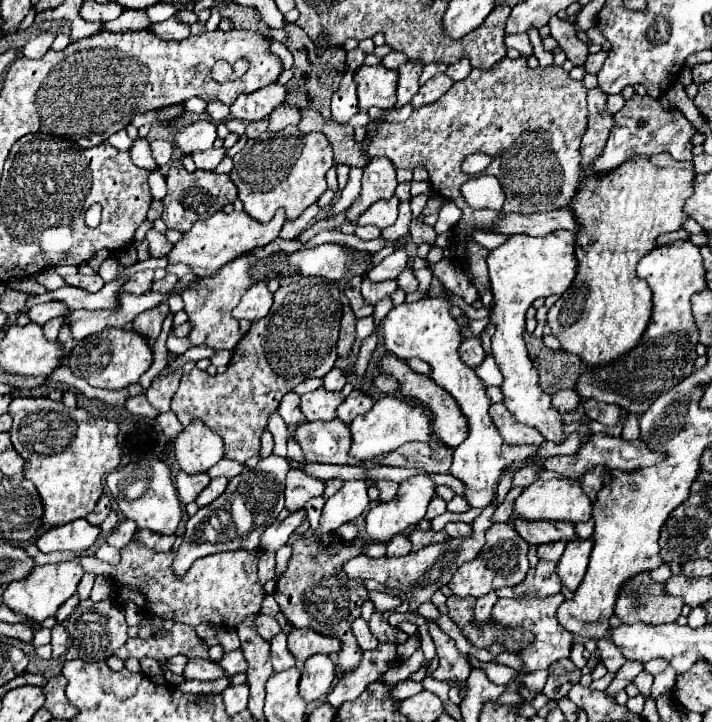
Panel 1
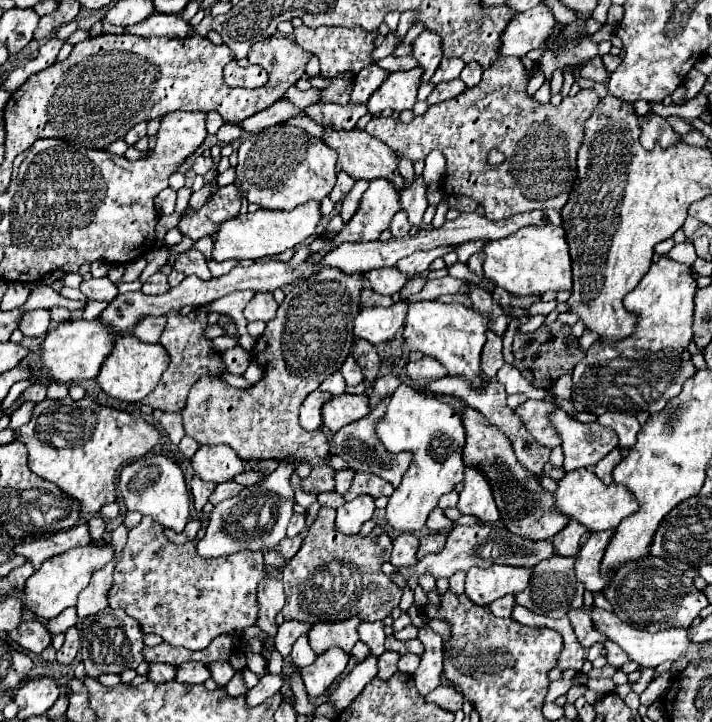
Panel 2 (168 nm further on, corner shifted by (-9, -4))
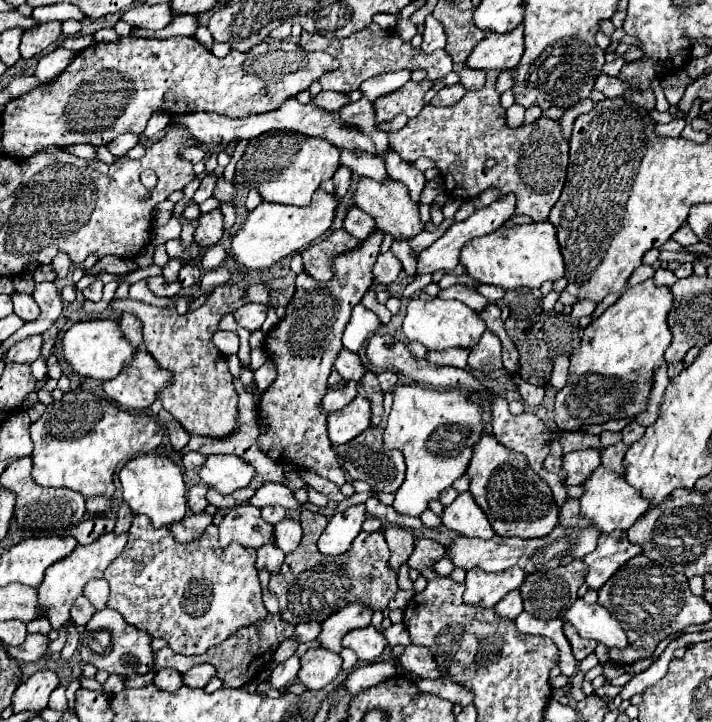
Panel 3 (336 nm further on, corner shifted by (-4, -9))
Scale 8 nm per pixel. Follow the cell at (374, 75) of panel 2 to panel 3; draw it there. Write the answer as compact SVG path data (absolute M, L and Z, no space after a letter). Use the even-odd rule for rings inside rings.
M392 71L392 73L382 73L382 75L376 75L368 81L362 83L362 93L366 99L378 99L378 97L384 97L388 93L394 93L398 91L406 81L410 81L410 71Z

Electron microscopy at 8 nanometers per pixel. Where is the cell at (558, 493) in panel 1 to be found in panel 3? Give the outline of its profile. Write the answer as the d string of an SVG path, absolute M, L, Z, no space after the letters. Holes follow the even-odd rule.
M598 467L592 477L584 483L586 487L586 493L584 497L580 499L580 511L582 511L582 517L588 517L592 523L596 523L602 533L612 533L614 529L630 529L632 523L636 523L638 517L642 517L650 507L650 503L646 499L642 499L640 491L634 489L632 485L626 483L626 477L616 473L616 471L610 471L606 467Z

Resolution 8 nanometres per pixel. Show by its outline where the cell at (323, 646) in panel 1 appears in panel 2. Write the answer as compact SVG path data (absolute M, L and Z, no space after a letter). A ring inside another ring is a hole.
M349 618L345 622L335 622L335 624L313 624L313 630L309 630L309 644L313 652L323 654L331 646L337 646L349 654L355 642L359 640L357 624L359 618Z

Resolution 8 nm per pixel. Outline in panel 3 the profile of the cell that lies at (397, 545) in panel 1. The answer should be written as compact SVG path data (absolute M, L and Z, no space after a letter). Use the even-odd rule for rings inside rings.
M386 527L384 529L384 537L386 537L386 543L390 547L390 565L394 569L398 569L404 561L408 561L410 553L414 551L414 535L410 533L410 529L404 529L404 527Z

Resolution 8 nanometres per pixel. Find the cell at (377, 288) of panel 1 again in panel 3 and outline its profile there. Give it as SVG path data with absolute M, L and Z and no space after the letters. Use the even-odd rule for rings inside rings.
M392 251L378 255L378 261L376 261L376 265L374 265L376 283L388 285L388 283L392 283L392 281L398 277L400 271L402 271L402 263L396 259L396 255L394 255Z

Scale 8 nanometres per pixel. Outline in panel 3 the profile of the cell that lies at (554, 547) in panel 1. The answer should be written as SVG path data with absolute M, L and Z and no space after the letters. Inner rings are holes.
M568 499L568 503L560 511L560 525L564 525L564 527L584 527L584 525L588 525L588 519L580 517L578 509L580 509L580 503L576 499Z

